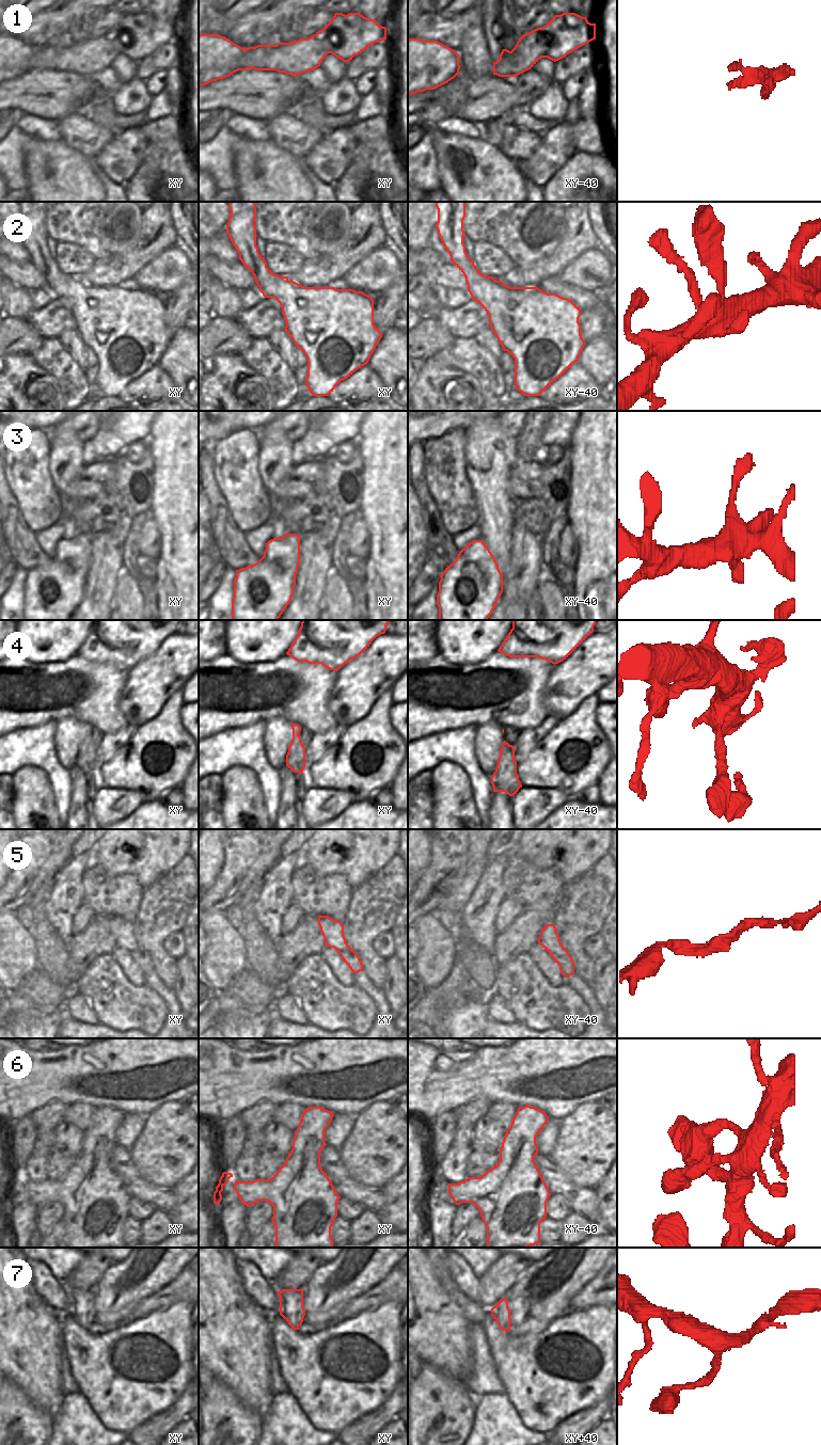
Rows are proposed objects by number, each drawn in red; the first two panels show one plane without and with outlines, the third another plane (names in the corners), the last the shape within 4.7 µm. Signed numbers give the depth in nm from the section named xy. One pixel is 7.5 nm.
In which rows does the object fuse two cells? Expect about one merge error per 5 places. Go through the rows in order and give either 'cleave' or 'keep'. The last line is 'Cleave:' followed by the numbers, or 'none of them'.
1: cleave
2: cleave
3: keep
4: keep
5: keep
6: keep
7: keep
Cleave: 1, 2

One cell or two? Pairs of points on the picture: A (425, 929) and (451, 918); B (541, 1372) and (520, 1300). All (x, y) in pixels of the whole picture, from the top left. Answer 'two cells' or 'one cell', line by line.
A: two cells
B: two cells

